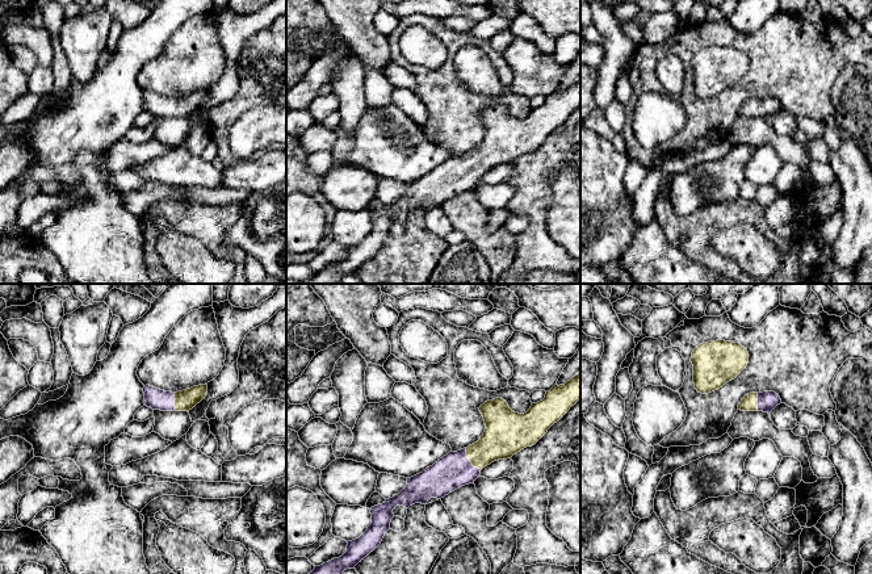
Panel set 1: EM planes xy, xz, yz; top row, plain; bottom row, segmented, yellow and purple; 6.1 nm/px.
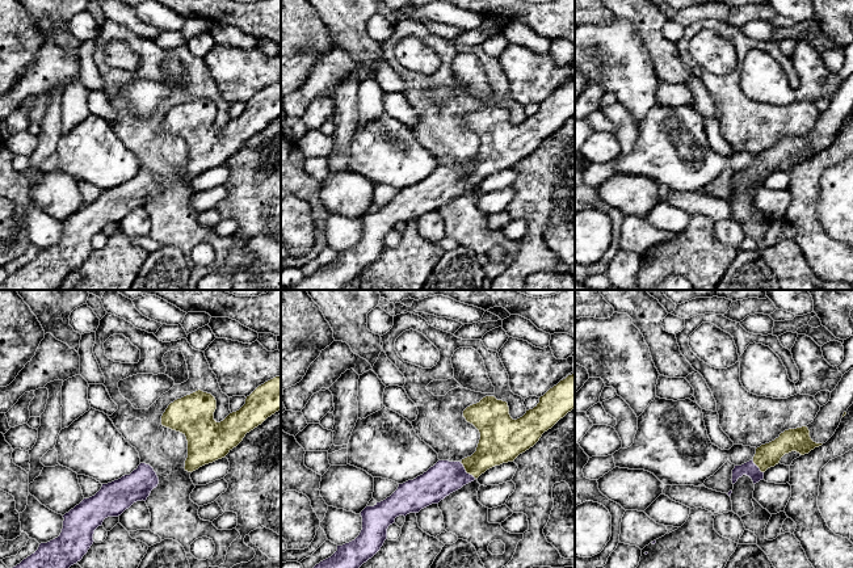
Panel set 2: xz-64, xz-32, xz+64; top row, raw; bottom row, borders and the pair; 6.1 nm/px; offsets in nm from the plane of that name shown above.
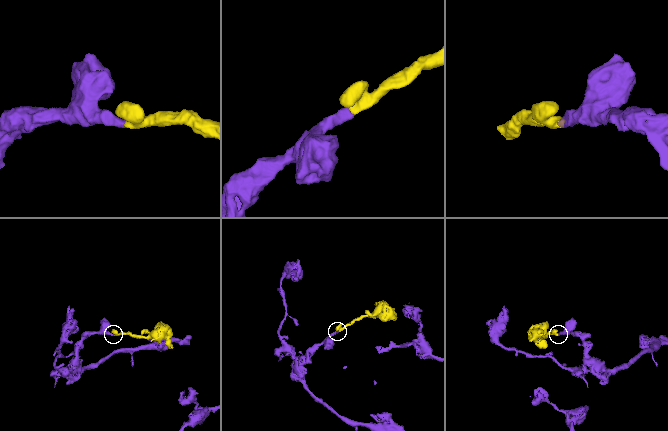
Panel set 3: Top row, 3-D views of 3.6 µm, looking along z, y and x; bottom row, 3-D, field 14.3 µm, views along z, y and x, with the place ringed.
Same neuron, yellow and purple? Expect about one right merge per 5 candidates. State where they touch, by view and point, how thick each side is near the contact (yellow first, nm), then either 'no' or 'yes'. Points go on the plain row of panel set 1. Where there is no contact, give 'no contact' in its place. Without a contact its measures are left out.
xz (469, 166) | 240/220 nm | yes

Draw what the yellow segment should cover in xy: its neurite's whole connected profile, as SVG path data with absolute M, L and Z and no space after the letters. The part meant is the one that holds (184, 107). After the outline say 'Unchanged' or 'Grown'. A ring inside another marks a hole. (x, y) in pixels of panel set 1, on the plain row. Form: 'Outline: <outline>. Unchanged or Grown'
Outline: M146 91L143 93L144 110L160 117L189 117L200 109L207 99L207 91L198 91L190 95L172 99Z. Grown

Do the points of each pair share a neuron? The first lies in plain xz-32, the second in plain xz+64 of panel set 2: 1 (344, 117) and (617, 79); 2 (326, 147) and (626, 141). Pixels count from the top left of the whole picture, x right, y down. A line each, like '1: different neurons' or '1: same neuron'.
1: same neuron
2: different neurons

